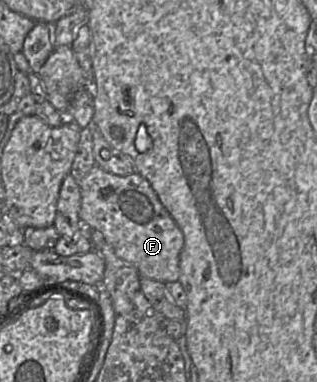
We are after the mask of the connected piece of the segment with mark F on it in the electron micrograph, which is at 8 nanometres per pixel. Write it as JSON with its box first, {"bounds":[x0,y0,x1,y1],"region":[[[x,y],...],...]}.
{"bounds":[79,165,183,284],"region":[[[95,165],[79,185],[79,216],[86,230],[101,232],[117,257],[135,267],[140,277],[164,284],[179,280],[183,232],[162,205],[147,179],[137,172],[118,176]]]}

